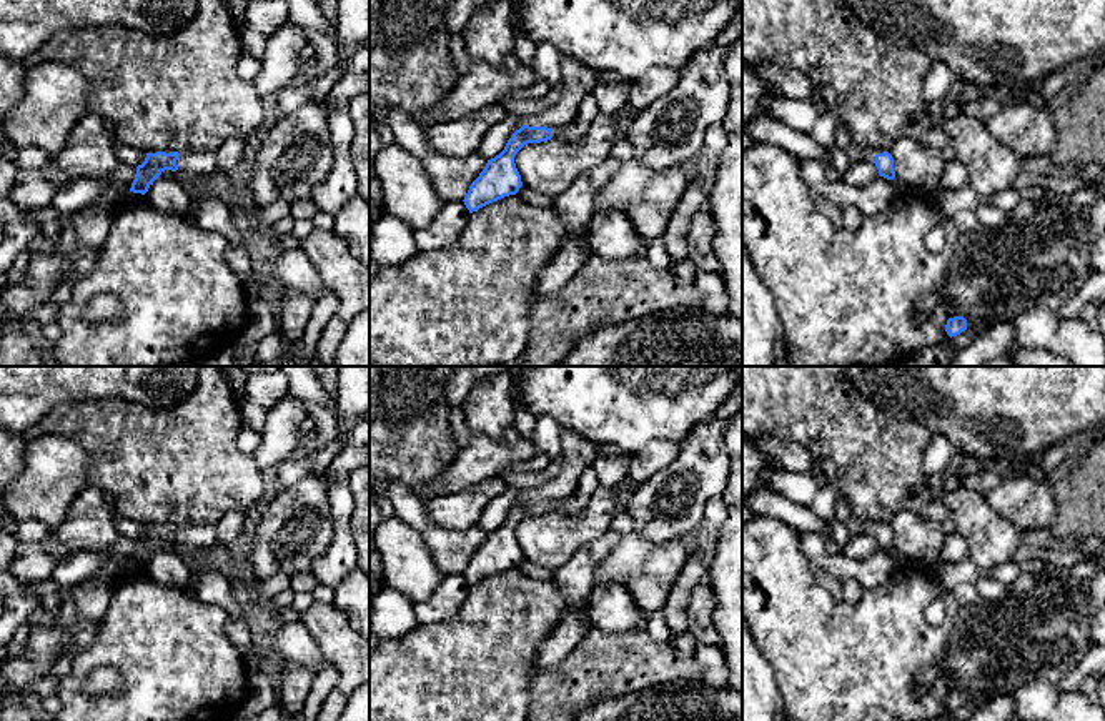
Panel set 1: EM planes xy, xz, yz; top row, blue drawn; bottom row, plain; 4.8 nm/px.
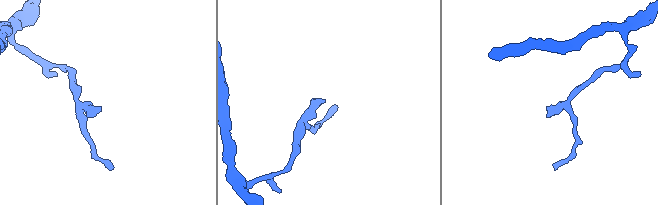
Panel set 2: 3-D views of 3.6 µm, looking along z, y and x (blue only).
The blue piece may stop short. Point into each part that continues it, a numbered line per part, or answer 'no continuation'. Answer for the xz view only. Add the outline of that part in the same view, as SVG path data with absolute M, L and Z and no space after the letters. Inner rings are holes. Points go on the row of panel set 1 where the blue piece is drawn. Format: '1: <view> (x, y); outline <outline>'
1: xz (579, 80); outline M561 57L559 63L564 85L561 98L549 110L539 115L523 117L523 125L548 128L567 125L574 120L582 98L592 93L597 83L597 72L571 57Z

